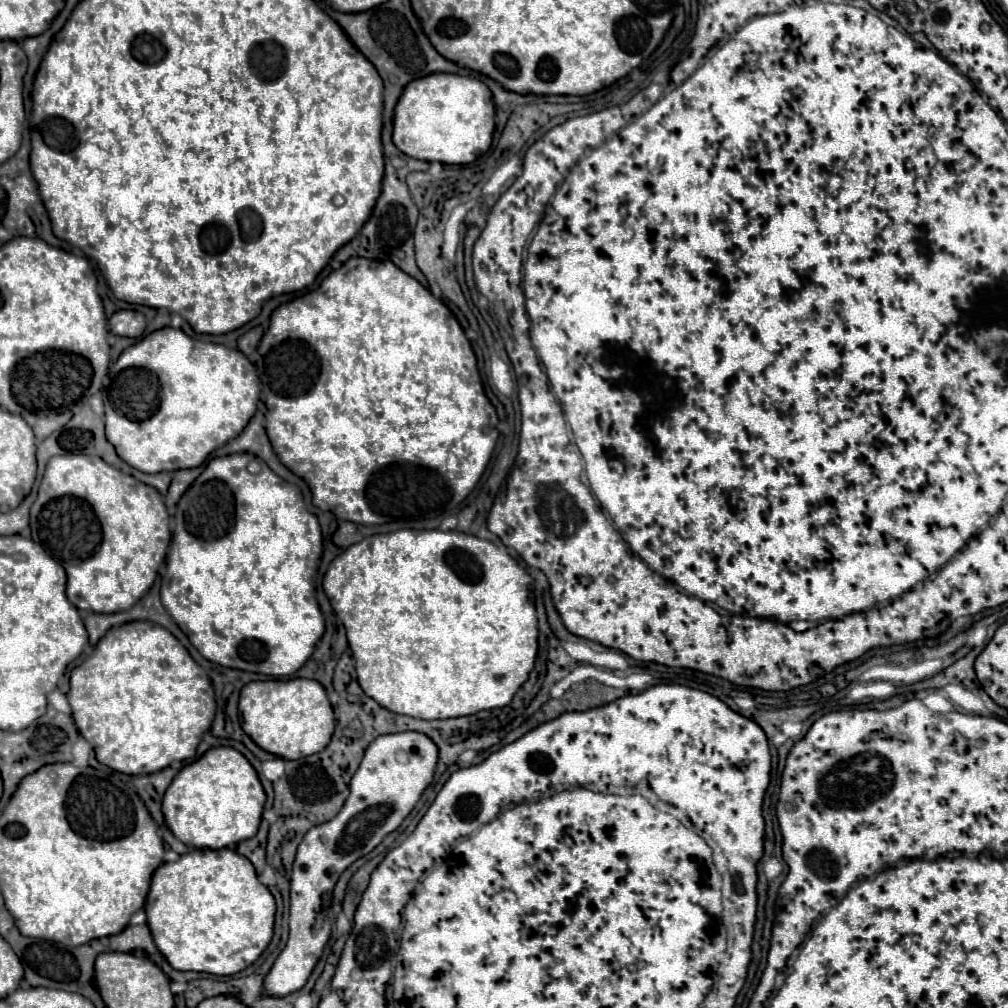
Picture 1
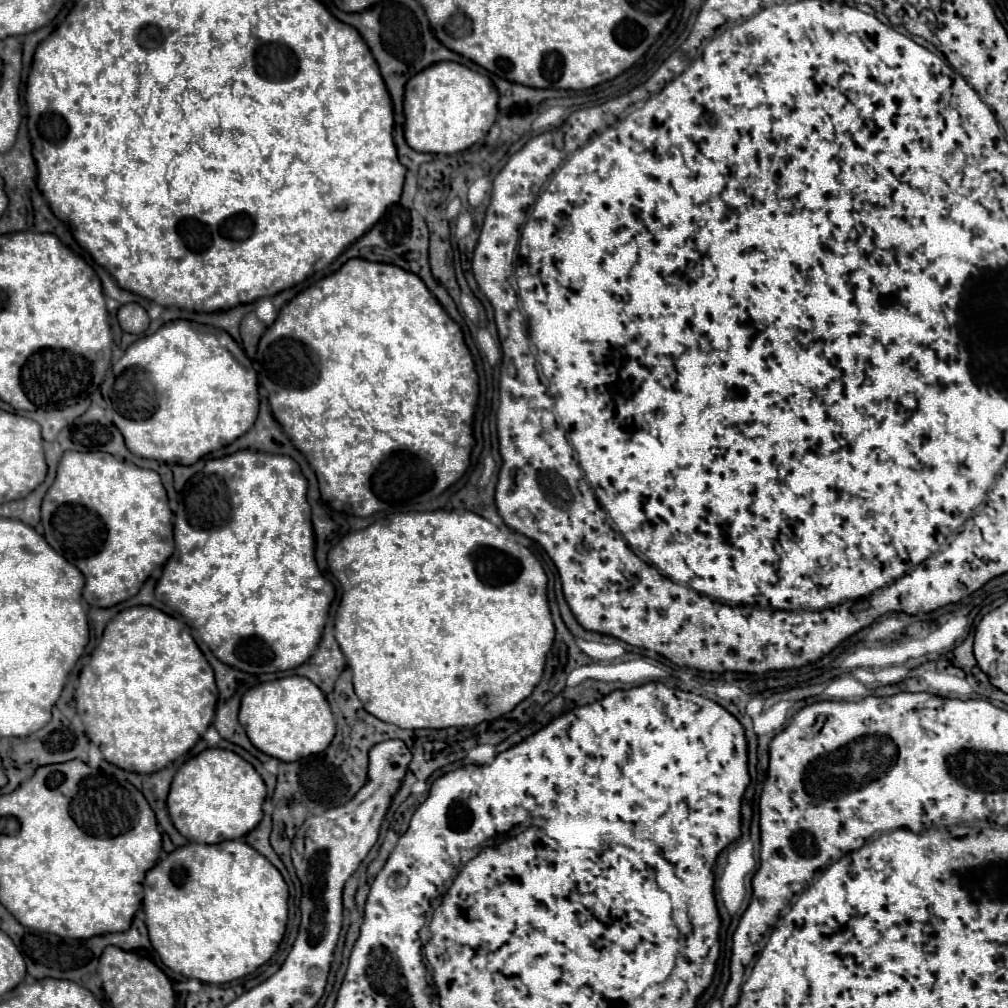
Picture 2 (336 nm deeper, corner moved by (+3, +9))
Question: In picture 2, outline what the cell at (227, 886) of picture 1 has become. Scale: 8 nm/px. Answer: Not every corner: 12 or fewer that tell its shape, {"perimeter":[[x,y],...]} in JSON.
{"perimeter":[[244,841],[188,843],[144,879],[162,963],[254,973],[288,923],[282,873]]}

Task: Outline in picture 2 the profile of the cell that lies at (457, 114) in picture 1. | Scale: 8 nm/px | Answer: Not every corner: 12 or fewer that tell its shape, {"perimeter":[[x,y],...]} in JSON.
{"perimeter":[[442,61],[406,83],[406,143],[460,153],[496,121],[490,77]]}

